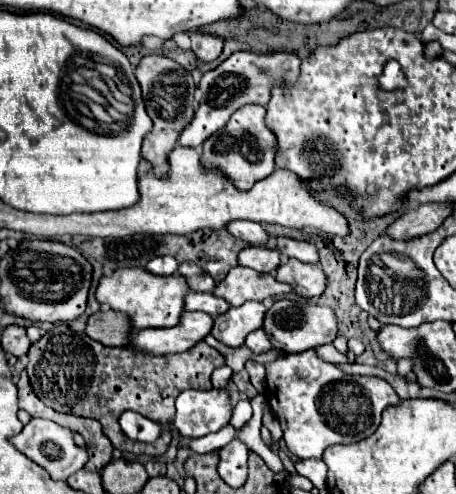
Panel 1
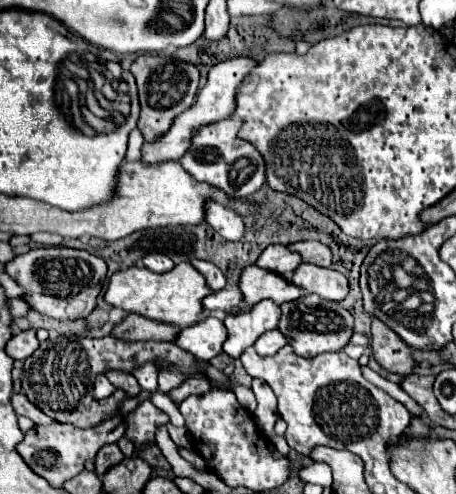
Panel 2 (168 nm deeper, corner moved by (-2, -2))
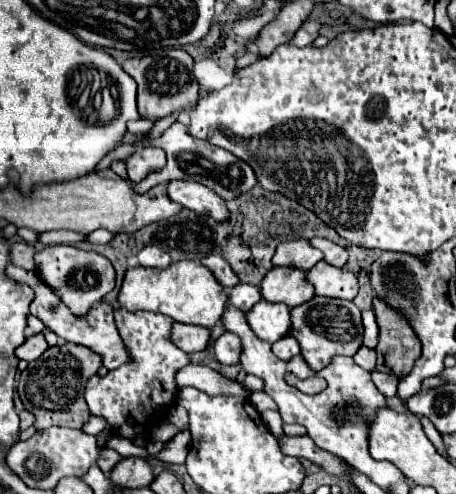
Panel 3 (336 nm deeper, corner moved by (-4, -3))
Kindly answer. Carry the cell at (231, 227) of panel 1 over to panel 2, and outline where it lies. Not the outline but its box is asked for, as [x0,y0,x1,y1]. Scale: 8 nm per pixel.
[206,202,244,242]

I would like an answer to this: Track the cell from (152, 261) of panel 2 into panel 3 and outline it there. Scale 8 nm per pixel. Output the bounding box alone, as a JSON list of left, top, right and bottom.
[138,245,172,269]

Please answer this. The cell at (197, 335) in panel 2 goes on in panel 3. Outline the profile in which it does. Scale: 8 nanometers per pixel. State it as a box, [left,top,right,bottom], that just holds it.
[214,333,242,365]

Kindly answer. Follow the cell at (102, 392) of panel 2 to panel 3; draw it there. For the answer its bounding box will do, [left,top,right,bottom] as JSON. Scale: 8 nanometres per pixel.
[84,309,190,448]

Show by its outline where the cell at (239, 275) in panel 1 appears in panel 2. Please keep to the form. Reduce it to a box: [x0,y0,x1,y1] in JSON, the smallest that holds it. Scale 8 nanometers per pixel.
[240,266,304,306]

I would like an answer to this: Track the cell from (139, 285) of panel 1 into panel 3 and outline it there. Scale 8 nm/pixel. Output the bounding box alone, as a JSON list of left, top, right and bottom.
[118,261,228,329]

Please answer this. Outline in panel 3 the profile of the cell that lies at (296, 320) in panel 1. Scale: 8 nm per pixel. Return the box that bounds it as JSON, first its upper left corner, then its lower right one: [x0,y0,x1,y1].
[290,297,362,371]

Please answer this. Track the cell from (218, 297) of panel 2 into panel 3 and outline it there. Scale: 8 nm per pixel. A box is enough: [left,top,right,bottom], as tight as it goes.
[228,283,262,311]

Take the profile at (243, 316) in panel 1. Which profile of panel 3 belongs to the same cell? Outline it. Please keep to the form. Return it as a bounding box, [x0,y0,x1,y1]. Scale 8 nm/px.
[246,299,290,343]

